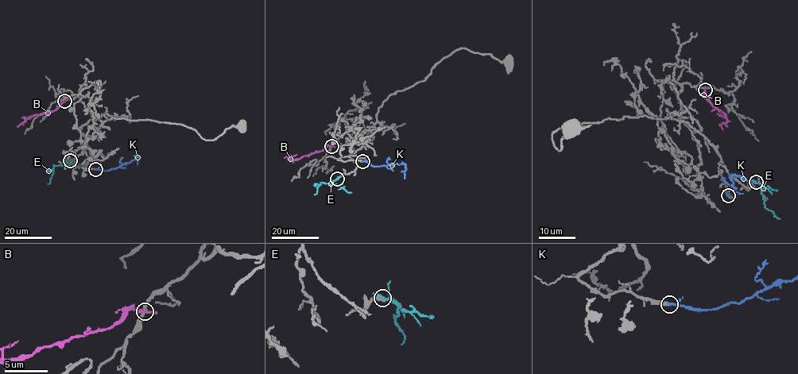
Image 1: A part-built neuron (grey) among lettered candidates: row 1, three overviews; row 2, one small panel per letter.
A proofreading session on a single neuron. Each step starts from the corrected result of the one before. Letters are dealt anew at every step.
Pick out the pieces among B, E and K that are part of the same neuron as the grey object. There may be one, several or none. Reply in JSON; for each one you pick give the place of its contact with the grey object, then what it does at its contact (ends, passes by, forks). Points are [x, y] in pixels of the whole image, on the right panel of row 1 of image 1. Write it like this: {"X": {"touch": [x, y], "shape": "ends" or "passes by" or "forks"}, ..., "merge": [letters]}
{"K": {"touch": [728, 195], "shape": "passes by"}, "merge": ["K"]}

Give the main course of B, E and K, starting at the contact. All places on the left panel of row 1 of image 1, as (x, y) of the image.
B: (63, 101), (53, 110), (33, 114), (17, 126)
E: (70, 160), (54, 167), (49, 183), (47, 183)
K: (95, 169), (109, 171), (130, 162), (138, 156), (137, 164)

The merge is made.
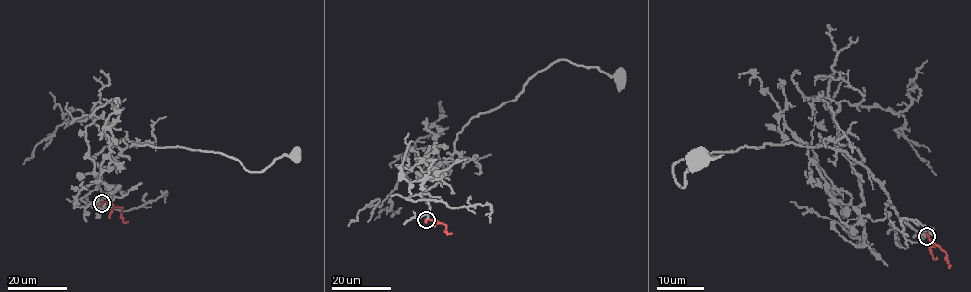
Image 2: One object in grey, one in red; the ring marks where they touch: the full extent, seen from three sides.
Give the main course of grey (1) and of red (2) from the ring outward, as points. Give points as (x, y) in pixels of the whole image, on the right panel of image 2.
1: (926, 236), (903, 221), (886, 189), (845, 152), (791, 143), (695, 154), (674, 165), (680, 187), (699, 157)
2: (926, 236), (927, 234), (947, 254), (950, 268), (948, 265)

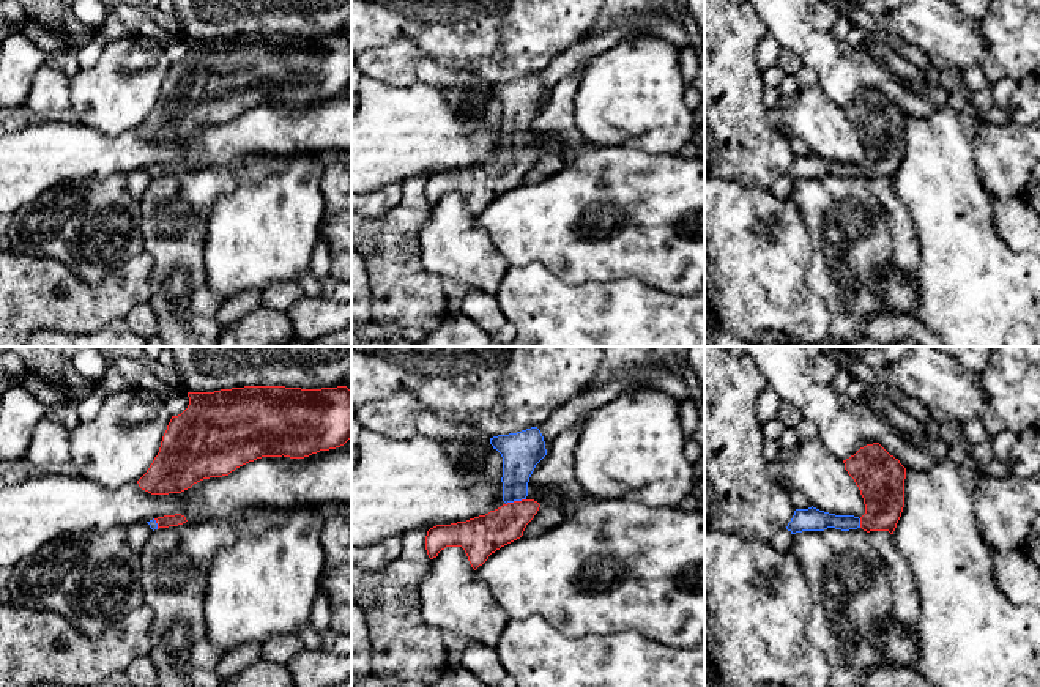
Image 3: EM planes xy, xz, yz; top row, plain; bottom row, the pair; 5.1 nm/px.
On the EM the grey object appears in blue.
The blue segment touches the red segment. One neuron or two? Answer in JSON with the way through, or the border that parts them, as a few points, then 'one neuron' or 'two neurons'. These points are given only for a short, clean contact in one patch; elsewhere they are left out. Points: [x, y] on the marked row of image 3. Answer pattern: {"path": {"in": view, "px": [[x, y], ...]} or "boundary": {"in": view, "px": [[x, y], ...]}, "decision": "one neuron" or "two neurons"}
{"path": {"in": "xz", "px": [[520, 451], [516, 471], [516, 500], [484, 534]]}, "decision": "one neuron"}

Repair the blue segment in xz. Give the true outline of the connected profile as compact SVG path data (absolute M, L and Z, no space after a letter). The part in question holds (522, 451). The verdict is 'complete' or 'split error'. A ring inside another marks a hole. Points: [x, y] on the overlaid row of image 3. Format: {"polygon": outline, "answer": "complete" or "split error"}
{"polygon": "M537 427L490 438L503 457L504 504L485 515L436 525L427 531L425 550L430 559L446 547L462 547L476 570L492 553L520 539L540 504L528 499L528 482L536 465L547 455L545 441Z", "answer": "split error"}

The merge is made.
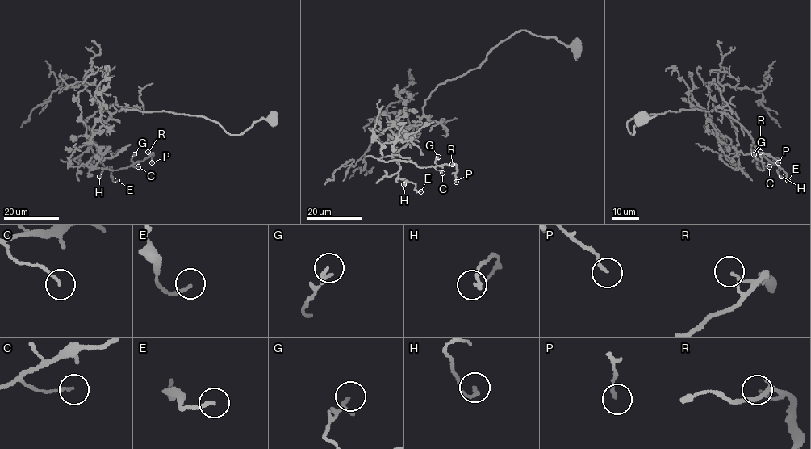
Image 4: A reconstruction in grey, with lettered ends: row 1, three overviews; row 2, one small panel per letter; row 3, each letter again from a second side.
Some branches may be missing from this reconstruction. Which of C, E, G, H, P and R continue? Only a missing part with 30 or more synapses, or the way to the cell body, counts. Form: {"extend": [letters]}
{"extend": []}

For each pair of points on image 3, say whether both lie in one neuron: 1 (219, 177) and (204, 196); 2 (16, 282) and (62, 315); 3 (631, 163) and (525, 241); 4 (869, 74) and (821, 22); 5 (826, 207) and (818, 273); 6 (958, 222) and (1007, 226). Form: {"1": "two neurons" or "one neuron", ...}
{"1": "one neuron", "2": "one neuron", "3": "one neuron", "4": "two neurons", "5": "one neuron", "6": "two neurons"}

